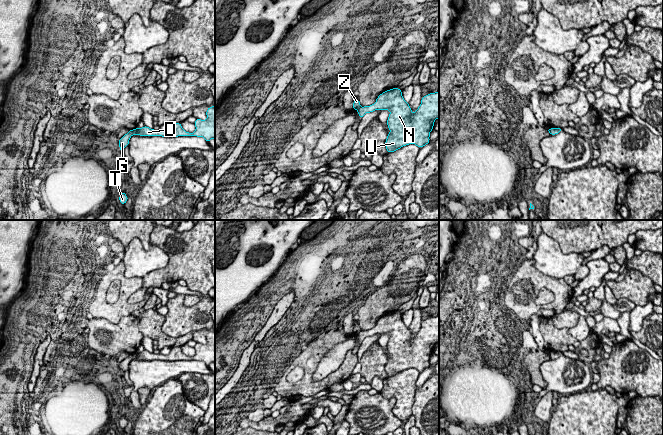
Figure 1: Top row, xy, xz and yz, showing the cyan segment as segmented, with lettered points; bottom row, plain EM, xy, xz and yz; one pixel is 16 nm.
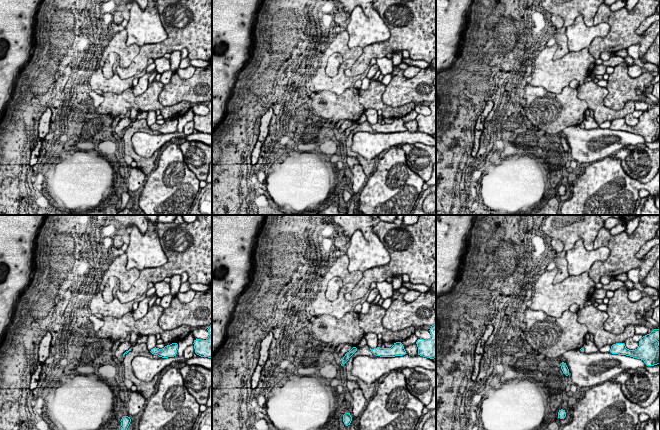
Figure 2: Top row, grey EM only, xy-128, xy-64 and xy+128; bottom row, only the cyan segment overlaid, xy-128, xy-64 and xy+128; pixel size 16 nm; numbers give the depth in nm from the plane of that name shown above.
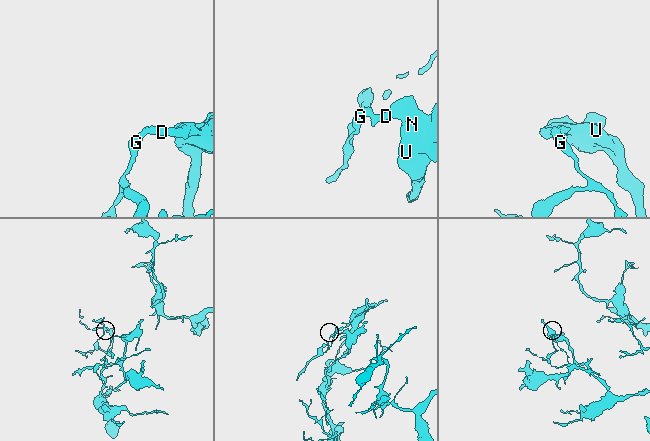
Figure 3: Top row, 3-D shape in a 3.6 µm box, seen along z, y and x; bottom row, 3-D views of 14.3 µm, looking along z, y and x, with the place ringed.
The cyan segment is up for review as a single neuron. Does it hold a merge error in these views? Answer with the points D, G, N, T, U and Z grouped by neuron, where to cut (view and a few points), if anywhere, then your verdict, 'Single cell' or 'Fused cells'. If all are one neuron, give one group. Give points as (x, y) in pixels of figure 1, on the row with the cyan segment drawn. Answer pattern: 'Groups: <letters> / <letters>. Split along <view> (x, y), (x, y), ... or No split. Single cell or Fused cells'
Groups: D N U / G T Z. Split along xy (134, 129), (136, 134). Fused cells

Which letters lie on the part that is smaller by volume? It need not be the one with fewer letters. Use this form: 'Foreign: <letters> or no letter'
Foreign: G, T, Z

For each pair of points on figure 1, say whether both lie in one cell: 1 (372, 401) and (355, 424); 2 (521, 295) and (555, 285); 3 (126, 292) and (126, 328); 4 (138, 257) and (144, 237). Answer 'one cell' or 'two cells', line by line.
1: one cell
2: one cell
3: two cells
4: two cells

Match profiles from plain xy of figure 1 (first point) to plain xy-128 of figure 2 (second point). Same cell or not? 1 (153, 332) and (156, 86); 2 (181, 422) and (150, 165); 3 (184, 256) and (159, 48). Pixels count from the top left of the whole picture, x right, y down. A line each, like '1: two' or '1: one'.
1: one
2: two
3: one

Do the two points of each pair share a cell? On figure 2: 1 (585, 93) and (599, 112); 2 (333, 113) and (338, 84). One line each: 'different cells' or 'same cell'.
1: same cell
2: different cells

